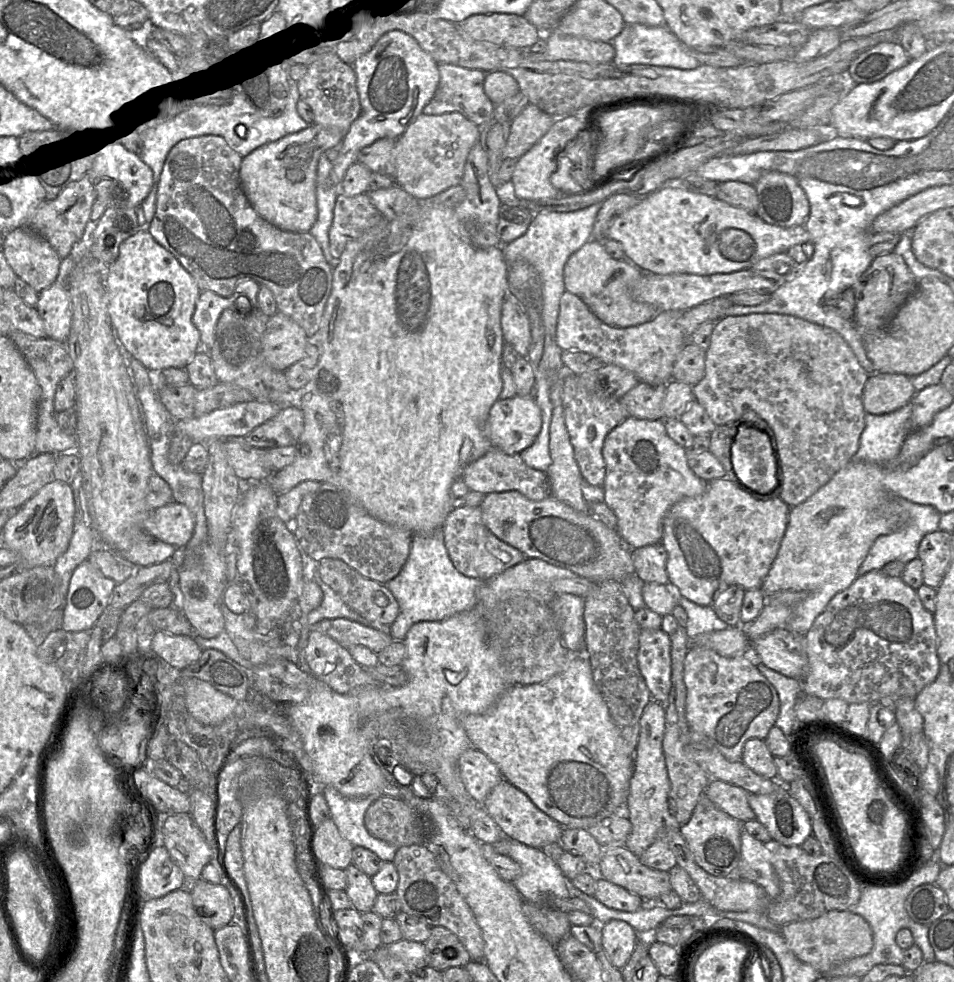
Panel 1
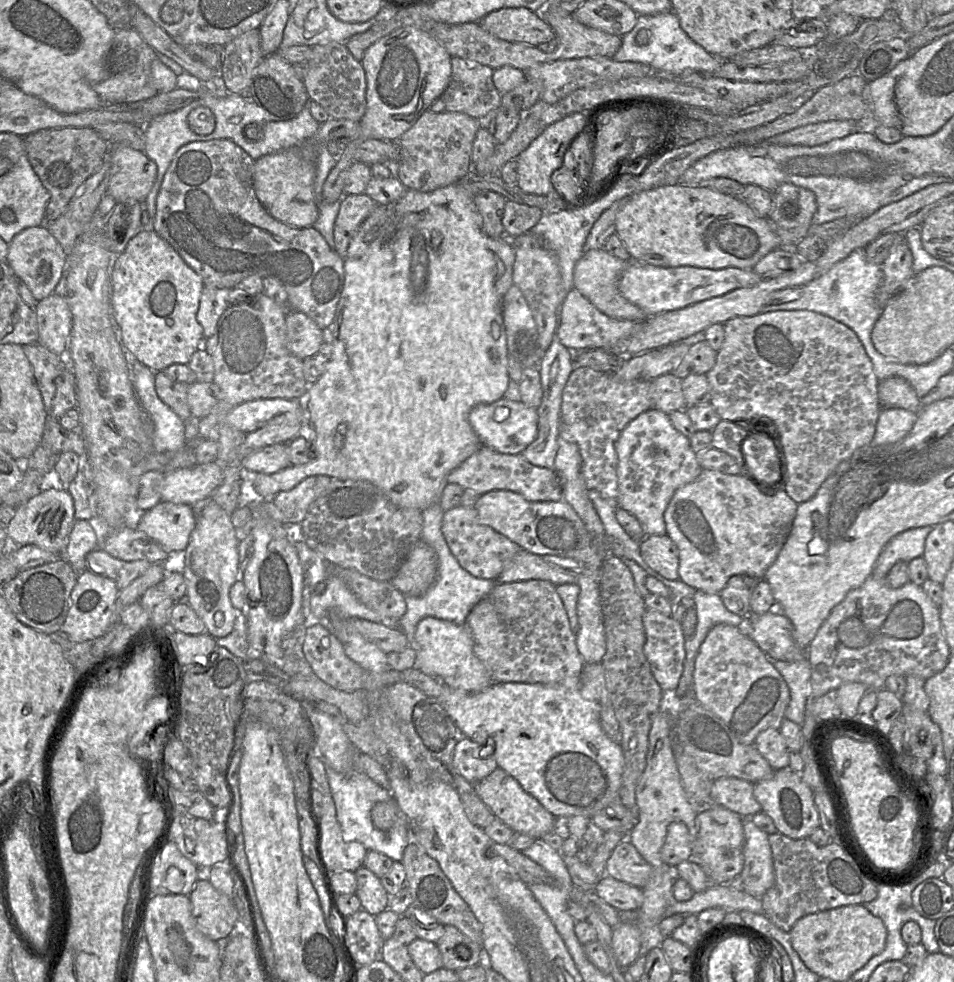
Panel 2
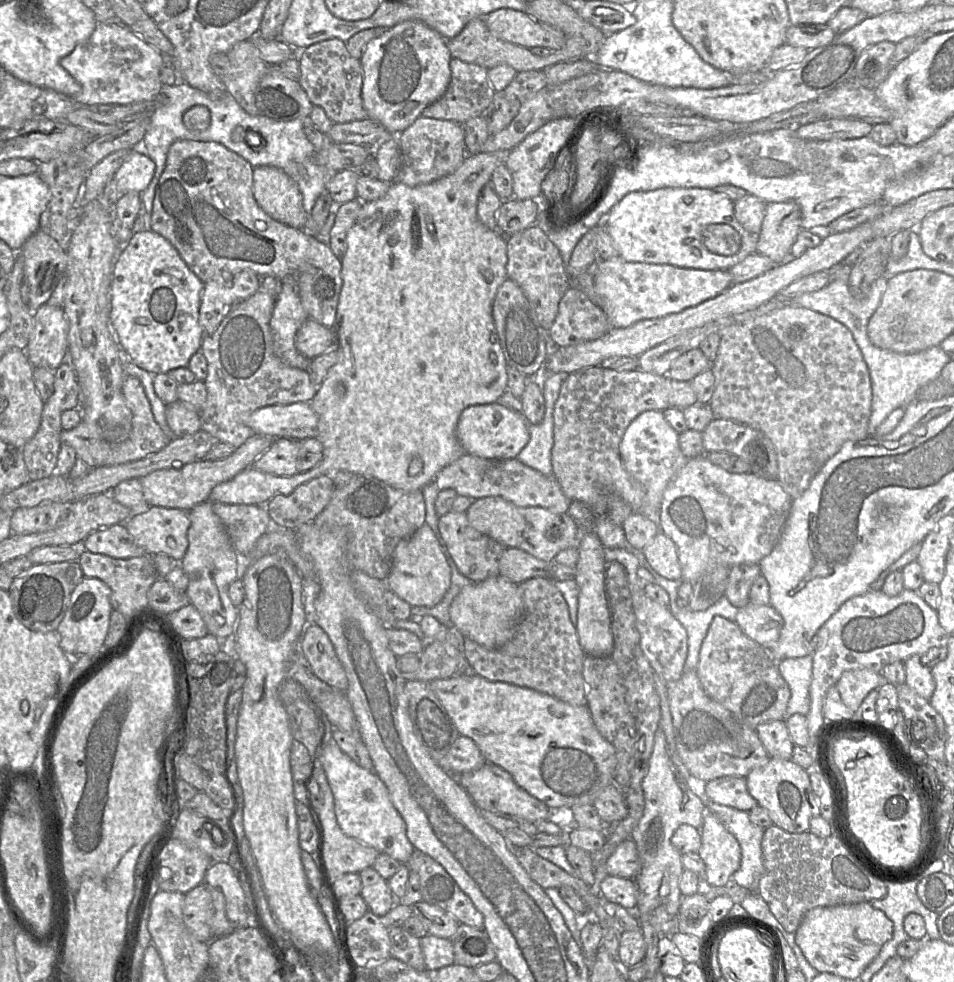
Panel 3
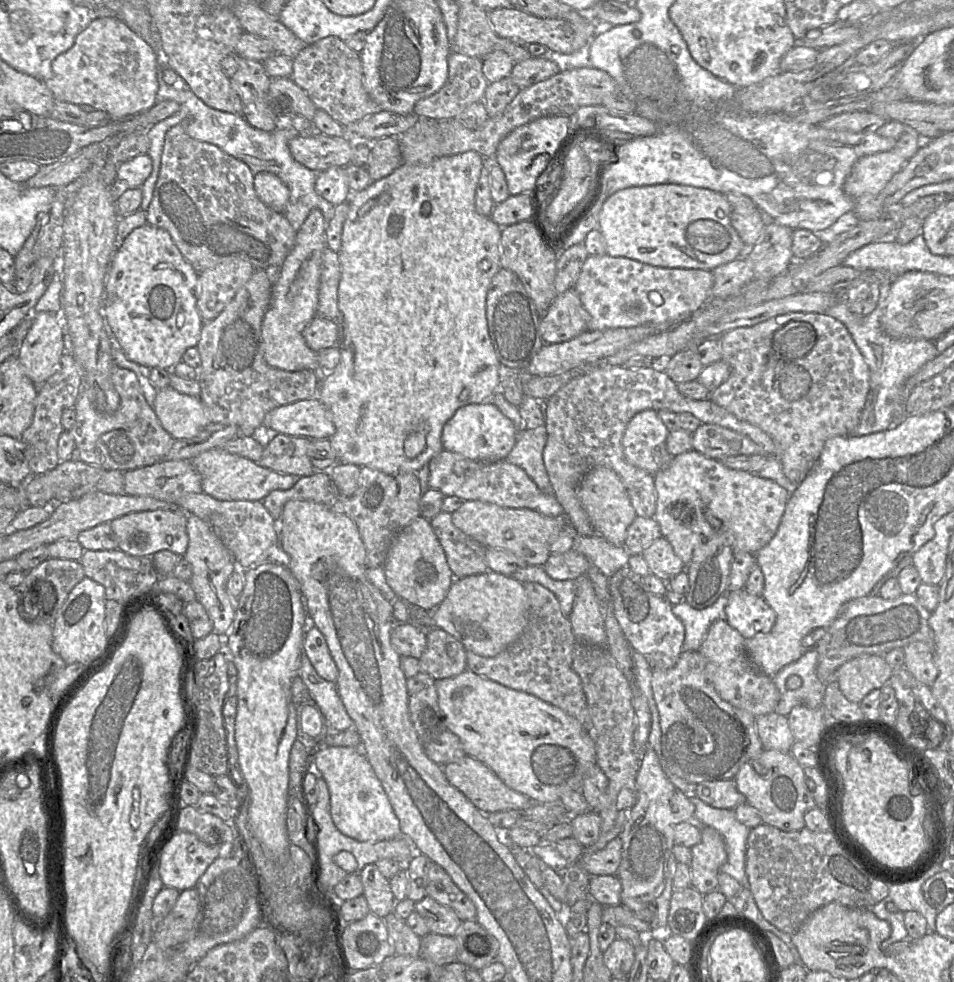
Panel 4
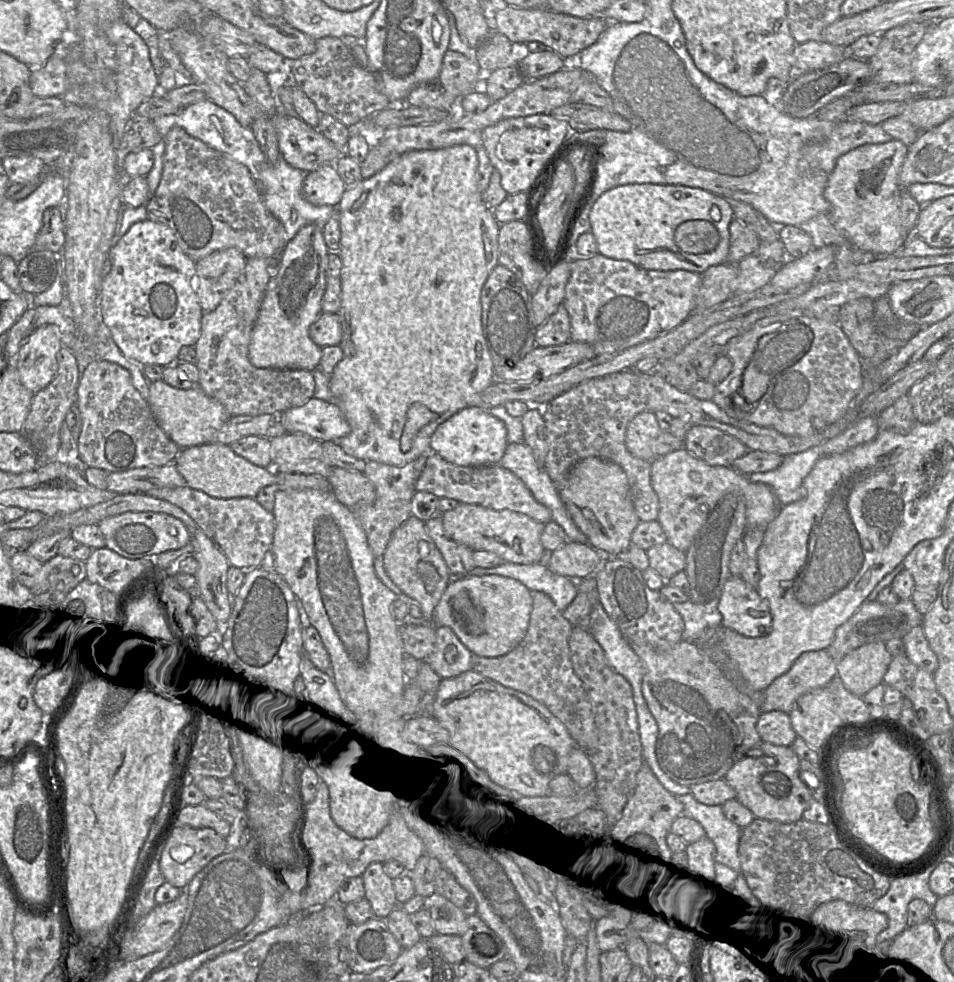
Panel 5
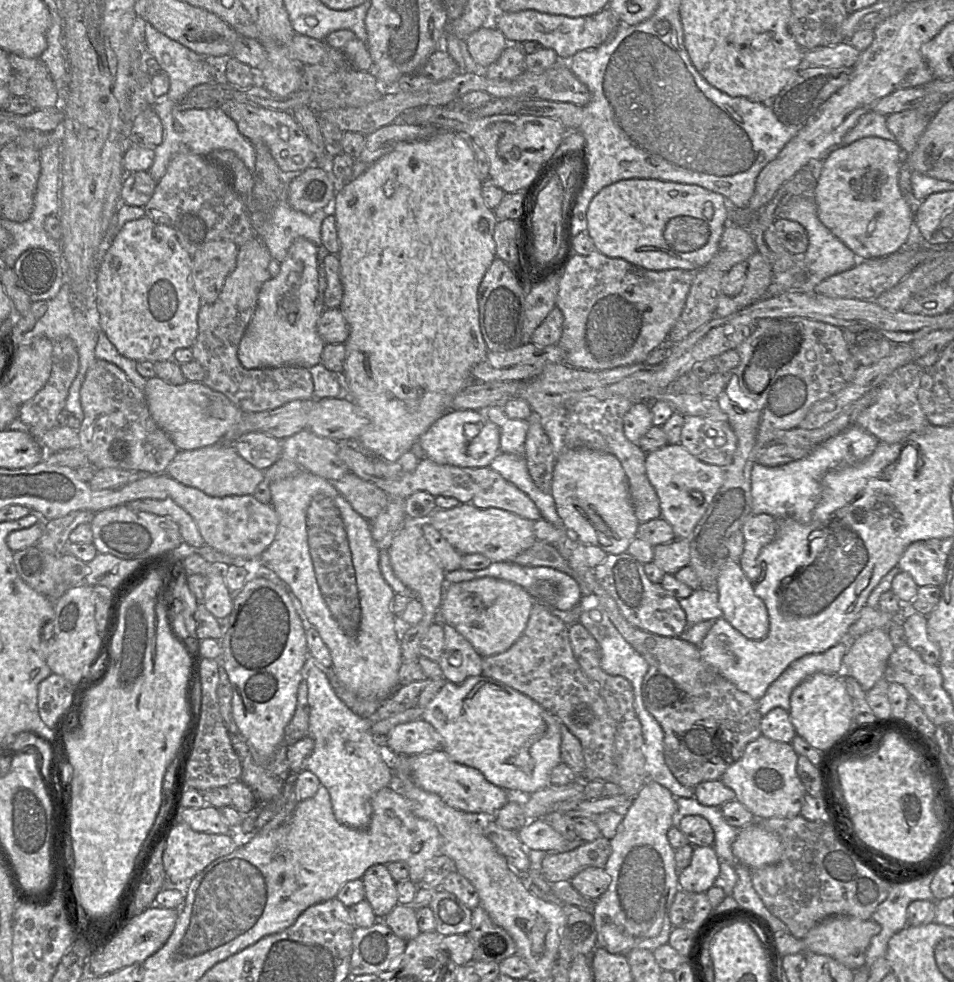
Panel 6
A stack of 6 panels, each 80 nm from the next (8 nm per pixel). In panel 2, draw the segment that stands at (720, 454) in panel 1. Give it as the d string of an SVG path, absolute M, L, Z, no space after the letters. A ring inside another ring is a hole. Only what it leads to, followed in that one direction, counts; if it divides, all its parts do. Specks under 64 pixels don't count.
M721 420L710 431L712 436L710 448L728 454L737 465L737 475L740 475L742 468L742 457L738 443L742 436L750 430L755 430L753 425Z

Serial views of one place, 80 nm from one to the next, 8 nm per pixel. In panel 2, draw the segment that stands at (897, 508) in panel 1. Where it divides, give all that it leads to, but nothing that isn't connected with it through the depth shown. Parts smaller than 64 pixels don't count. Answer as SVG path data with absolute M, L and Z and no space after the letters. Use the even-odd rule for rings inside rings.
M923 527L902 532L892 538L879 554L870 577L885 579L897 562L909 563L922 557L925 539L933 527Z

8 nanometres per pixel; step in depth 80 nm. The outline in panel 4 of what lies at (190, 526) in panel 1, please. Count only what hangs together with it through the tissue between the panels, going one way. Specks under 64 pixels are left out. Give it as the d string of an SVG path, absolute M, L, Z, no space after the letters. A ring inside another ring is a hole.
M157 509L152 511L132 512L110 522L116 535L117 549L132 556L152 556L158 551L169 550L184 555L188 546L187 534L188 515L177 510Z

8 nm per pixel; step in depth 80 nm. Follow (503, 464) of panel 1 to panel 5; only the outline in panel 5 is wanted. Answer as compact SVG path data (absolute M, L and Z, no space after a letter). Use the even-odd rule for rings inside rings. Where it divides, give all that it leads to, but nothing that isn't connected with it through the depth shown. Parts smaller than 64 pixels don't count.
M430 453L416 483L416 491L426 491L440 498L457 500L460 504L474 504L501 511L522 513L533 520L546 524L551 520L547 507L540 504L525 483L510 470L499 464L491 466L460 466L448 462L439 454Z

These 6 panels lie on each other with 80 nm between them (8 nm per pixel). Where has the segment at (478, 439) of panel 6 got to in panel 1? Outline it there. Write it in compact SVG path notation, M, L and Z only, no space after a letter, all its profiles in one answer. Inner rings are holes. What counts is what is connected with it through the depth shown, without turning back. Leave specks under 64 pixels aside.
M516 395L508 399L498 399L490 409L488 419L484 424L486 436L494 448L508 455L520 454L536 440L542 426L541 409L533 395Z

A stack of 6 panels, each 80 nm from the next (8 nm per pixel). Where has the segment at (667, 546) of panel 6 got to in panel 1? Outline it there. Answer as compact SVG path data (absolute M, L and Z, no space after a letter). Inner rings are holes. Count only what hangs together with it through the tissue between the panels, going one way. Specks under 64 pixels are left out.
M659 542L630 549L635 573L644 581L657 584L669 582L667 574L668 554Z

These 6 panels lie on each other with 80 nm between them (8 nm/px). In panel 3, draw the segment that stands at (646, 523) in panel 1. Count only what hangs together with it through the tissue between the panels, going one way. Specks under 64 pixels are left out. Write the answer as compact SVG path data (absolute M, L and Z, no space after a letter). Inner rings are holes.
M647 410L631 421L619 446L625 469L645 489L645 497L638 513L657 525L664 491L687 461L680 450L678 437L679 434L664 419L662 411Z

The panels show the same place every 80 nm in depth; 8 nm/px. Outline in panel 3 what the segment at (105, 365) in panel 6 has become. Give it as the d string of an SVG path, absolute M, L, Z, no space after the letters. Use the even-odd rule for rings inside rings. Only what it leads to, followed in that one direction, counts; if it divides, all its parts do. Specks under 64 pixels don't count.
M125 375L122 383L122 393L132 413L132 430L125 441L110 443L102 438L95 437L91 433L88 424L83 420L75 428L61 432L61 443L73 447L77 456L83 459L90 468L112 466L140 460L152 453L158 452L170 442L154 418L149 400L139 379L131 375Z

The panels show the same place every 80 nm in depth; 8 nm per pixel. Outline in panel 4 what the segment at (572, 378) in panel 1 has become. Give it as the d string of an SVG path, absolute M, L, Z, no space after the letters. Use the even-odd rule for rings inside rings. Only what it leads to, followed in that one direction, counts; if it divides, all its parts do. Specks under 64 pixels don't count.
M607 366L595 369L589 373L574 378L558 390L546 401L546 429L547 442L544 448L543 460L553 487L553 495L564 509L564 516L577 534L598 537L578 495L577 488L581 479L593 468L605 466L612 469L622 480L630 498L632 507L637 516L653 518L656 510L656 494L653 475L649 472L631 465L625 458L622 437L630 420L637 414L646 410L669 410L674 413L690 413L700 420L702 424L715 424L749 437L762 447L763 453L776 456L776 447L773 439L759 427L739 420L724 408L718 406L709 398L694 400L684 396L676 384L670 380L662 368L653 366L640 369L631 369L624 366Z

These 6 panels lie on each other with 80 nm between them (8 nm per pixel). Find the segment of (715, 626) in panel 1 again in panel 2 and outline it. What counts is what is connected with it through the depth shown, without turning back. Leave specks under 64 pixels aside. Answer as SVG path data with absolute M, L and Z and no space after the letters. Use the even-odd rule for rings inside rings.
M695 591L694 603L697 622L691 638L685 638L683 671L676 688L676 693L680 697L692 689L695 658L709 630L720 623L738 627L744 618L730 612L724 606L718 593L706 594L702 591Z

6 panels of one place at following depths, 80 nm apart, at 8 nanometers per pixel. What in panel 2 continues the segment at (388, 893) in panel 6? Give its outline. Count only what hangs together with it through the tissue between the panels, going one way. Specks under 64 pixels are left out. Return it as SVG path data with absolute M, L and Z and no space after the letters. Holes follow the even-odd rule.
M361 866L355 872L357 888L355 895L362 909L375 916L387 909L388 893L373 872Z

